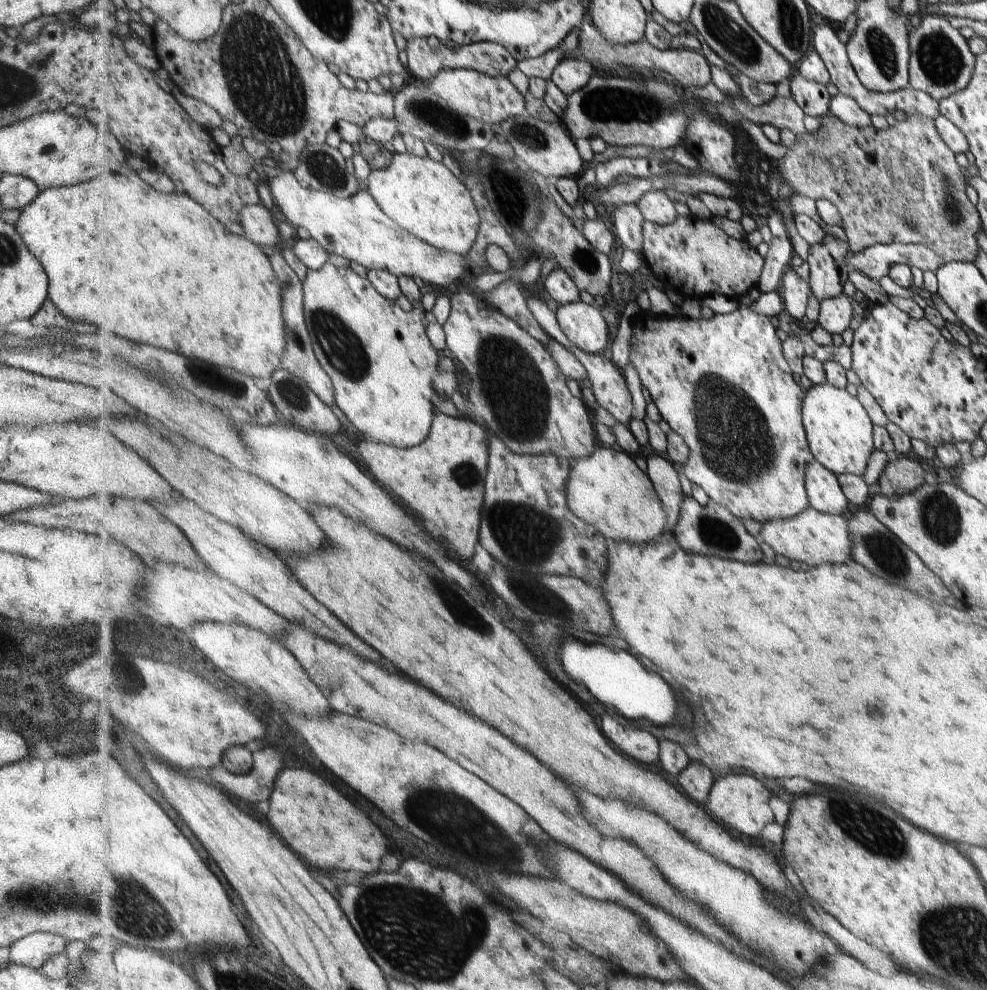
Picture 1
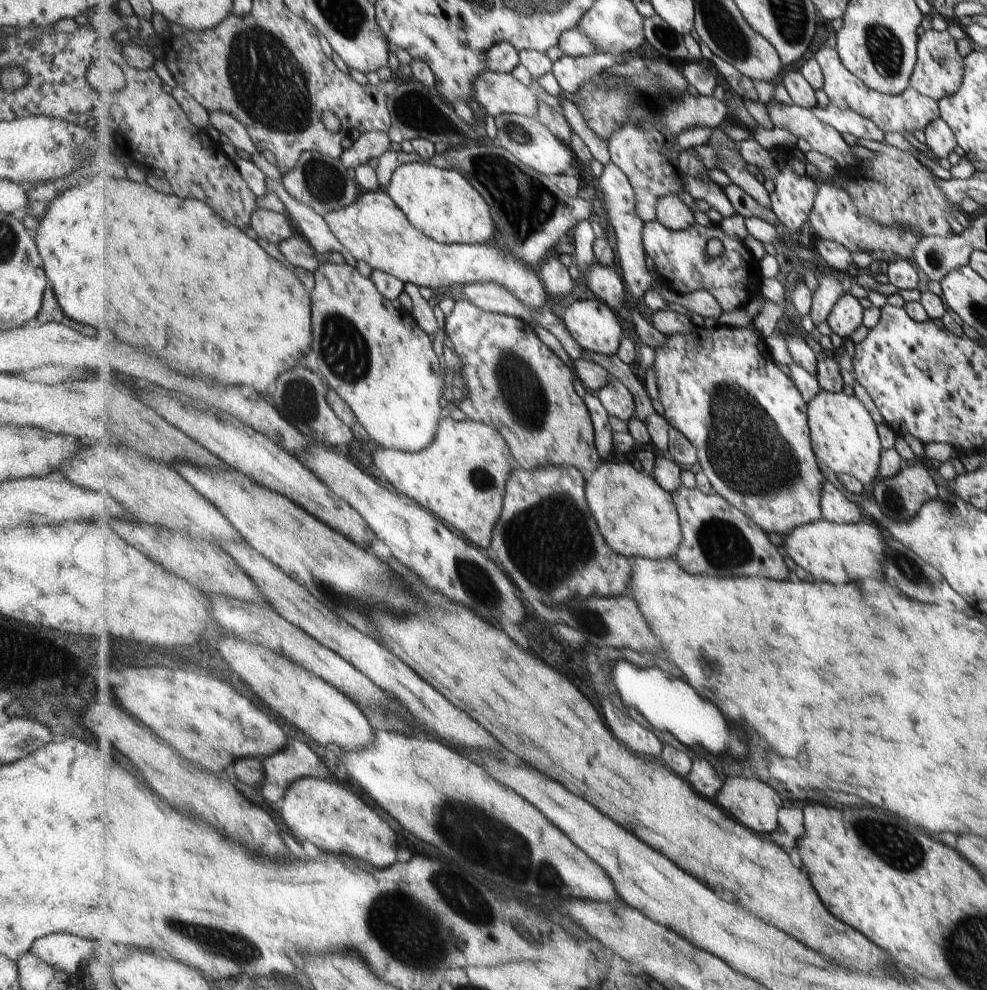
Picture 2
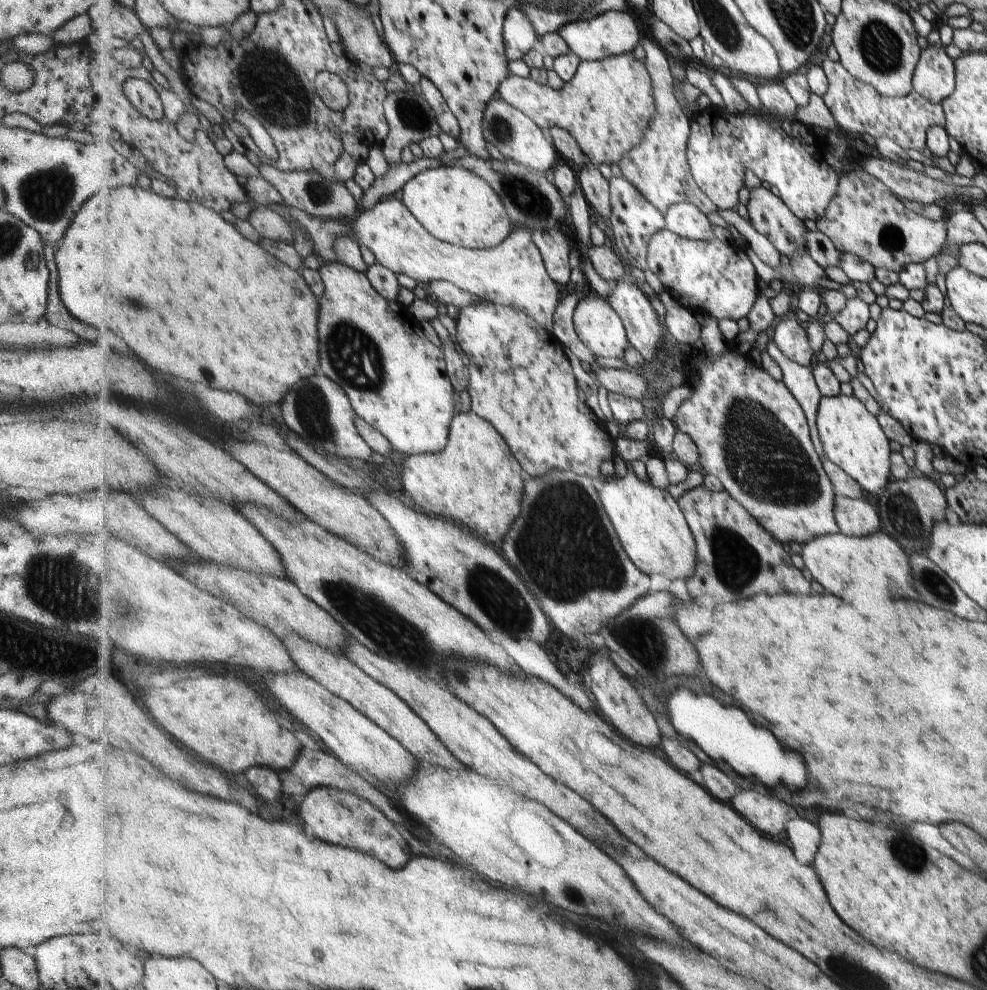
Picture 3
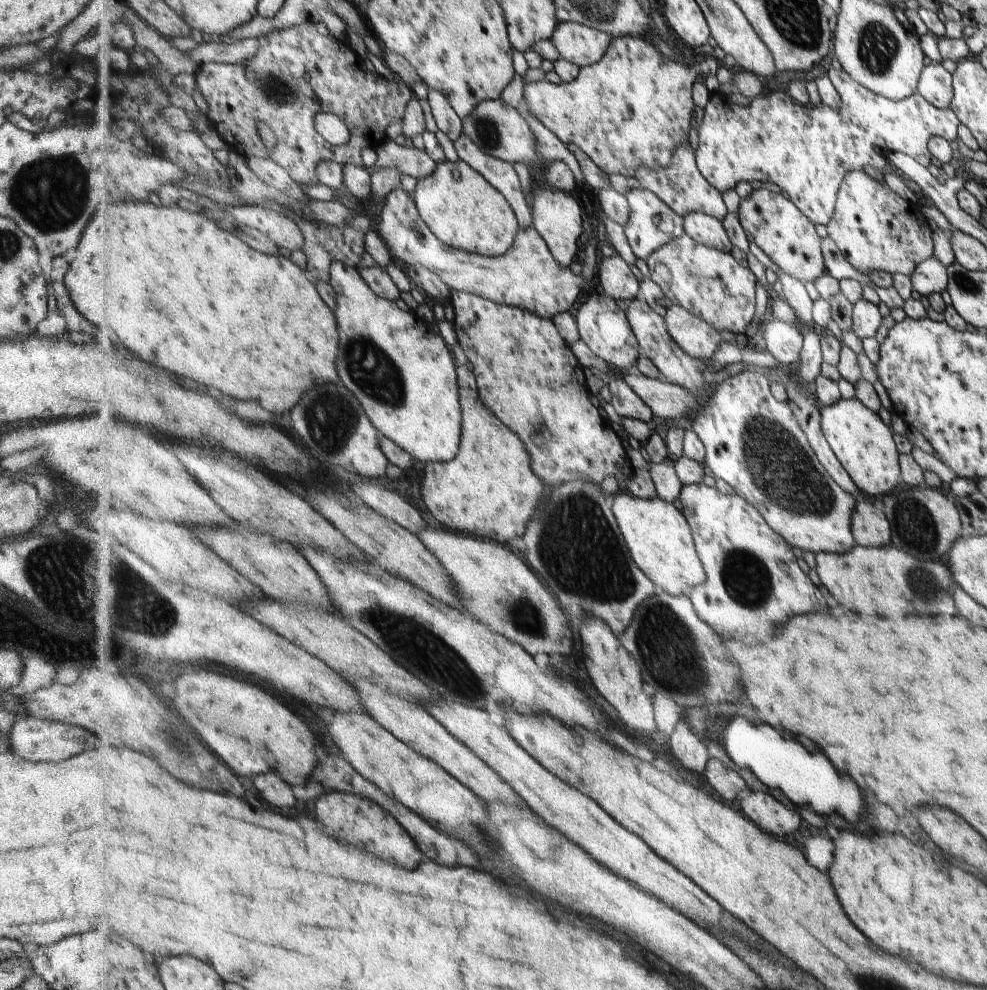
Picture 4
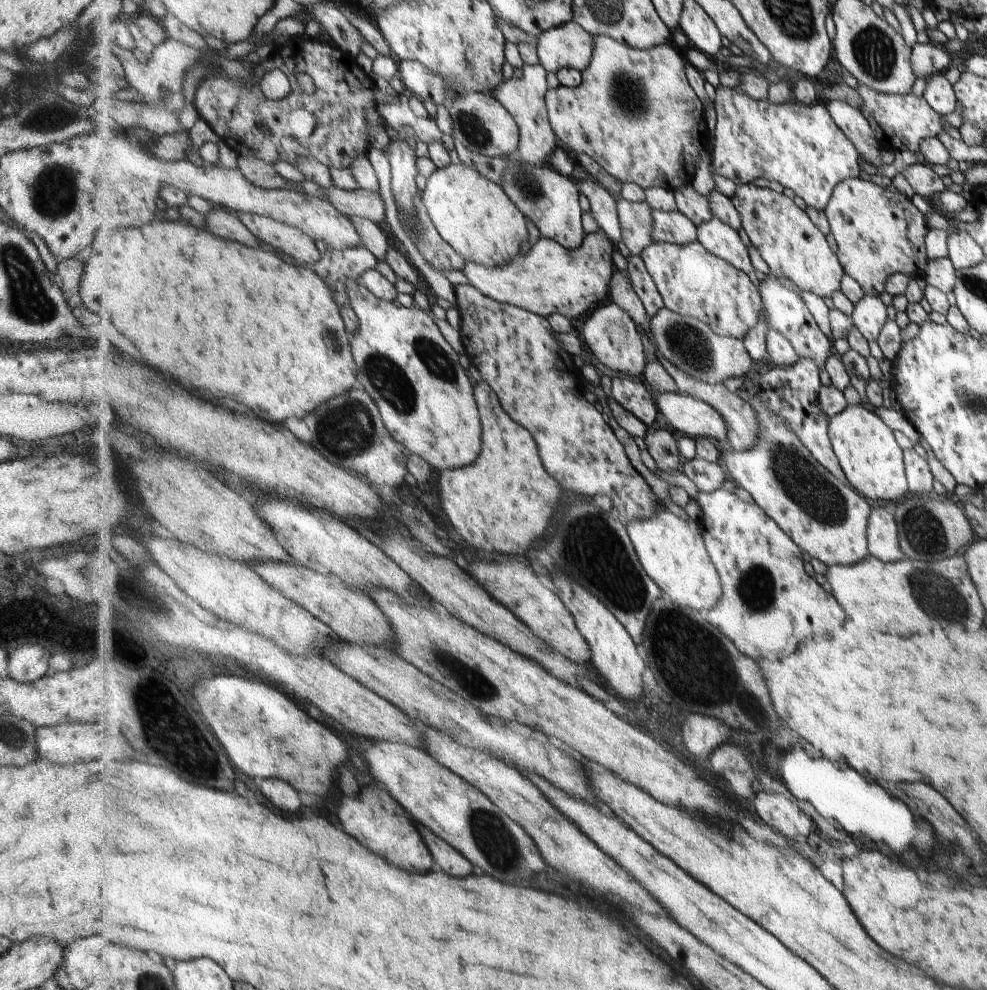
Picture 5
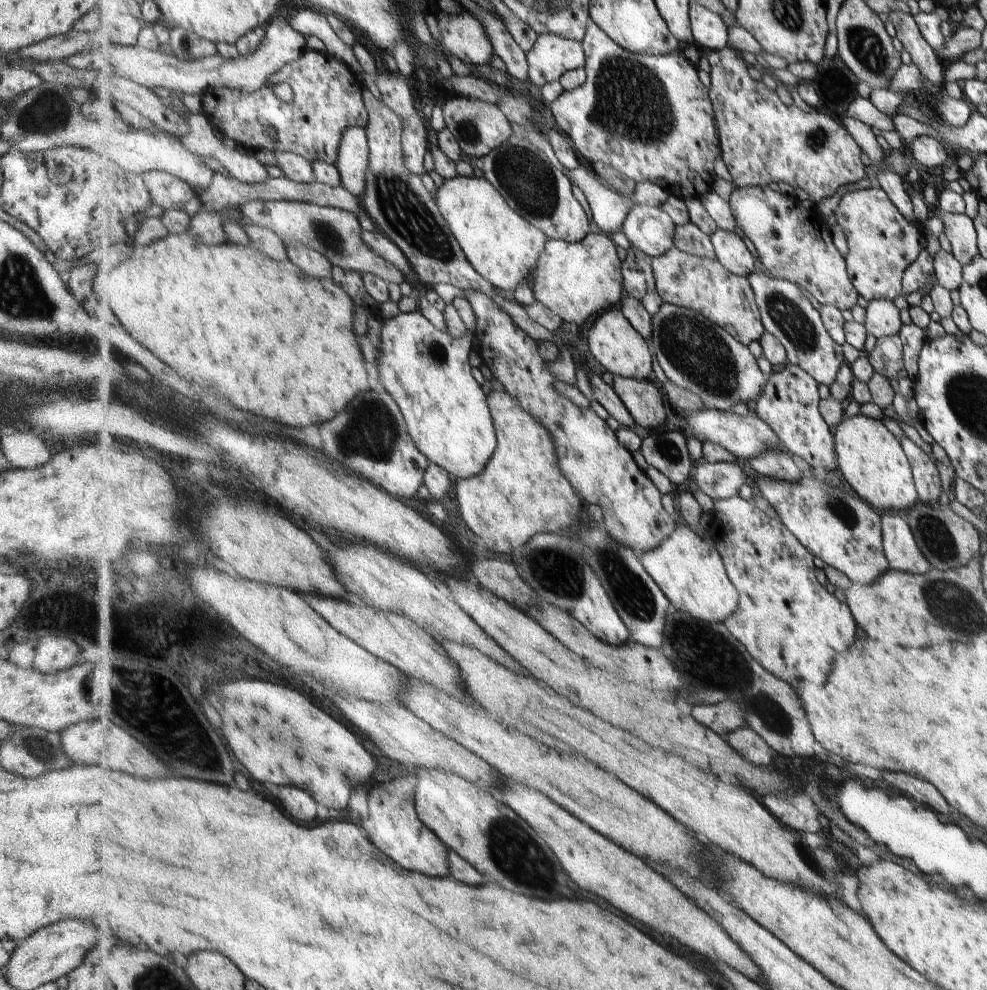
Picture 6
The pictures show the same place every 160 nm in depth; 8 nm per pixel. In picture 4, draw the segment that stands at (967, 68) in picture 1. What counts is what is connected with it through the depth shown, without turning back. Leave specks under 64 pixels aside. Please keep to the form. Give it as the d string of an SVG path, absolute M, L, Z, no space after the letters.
M932 62L921 73L918 91L935 106L947 109L953 100L953 74L949 74L943 63Z

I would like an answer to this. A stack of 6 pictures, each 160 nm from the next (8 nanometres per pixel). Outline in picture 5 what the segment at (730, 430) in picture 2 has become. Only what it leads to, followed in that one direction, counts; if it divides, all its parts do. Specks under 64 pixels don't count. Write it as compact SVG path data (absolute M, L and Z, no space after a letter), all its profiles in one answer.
M751 389L752 398L749 404L757 411L760 418L760 434L758 442L749 451L721 450L723 464L729 478L737 482L737 486L744 488L763 510L779 523L787 534L804 550L808 557L815 557L829 567L835 565L854 565L871 557L868 543L868 524L872 507L865 497L849 483L840 481L815 455L805 446L805 443L766 405L758 398L758 394Z

